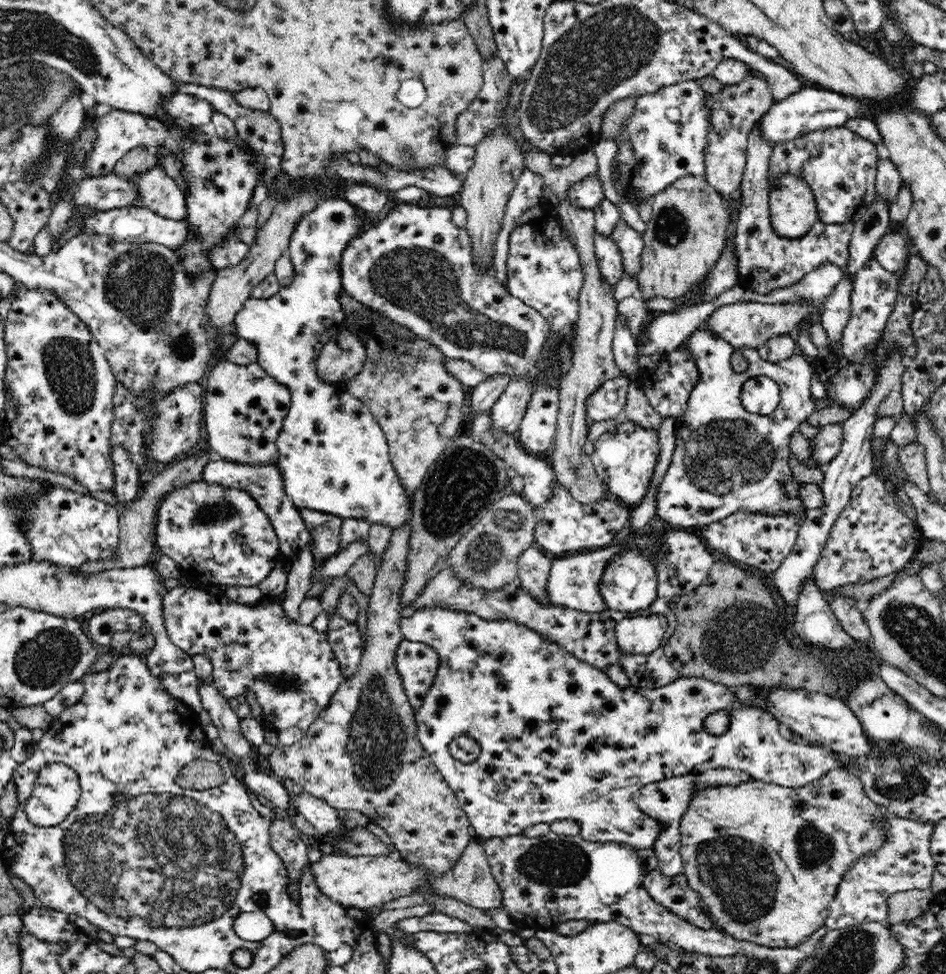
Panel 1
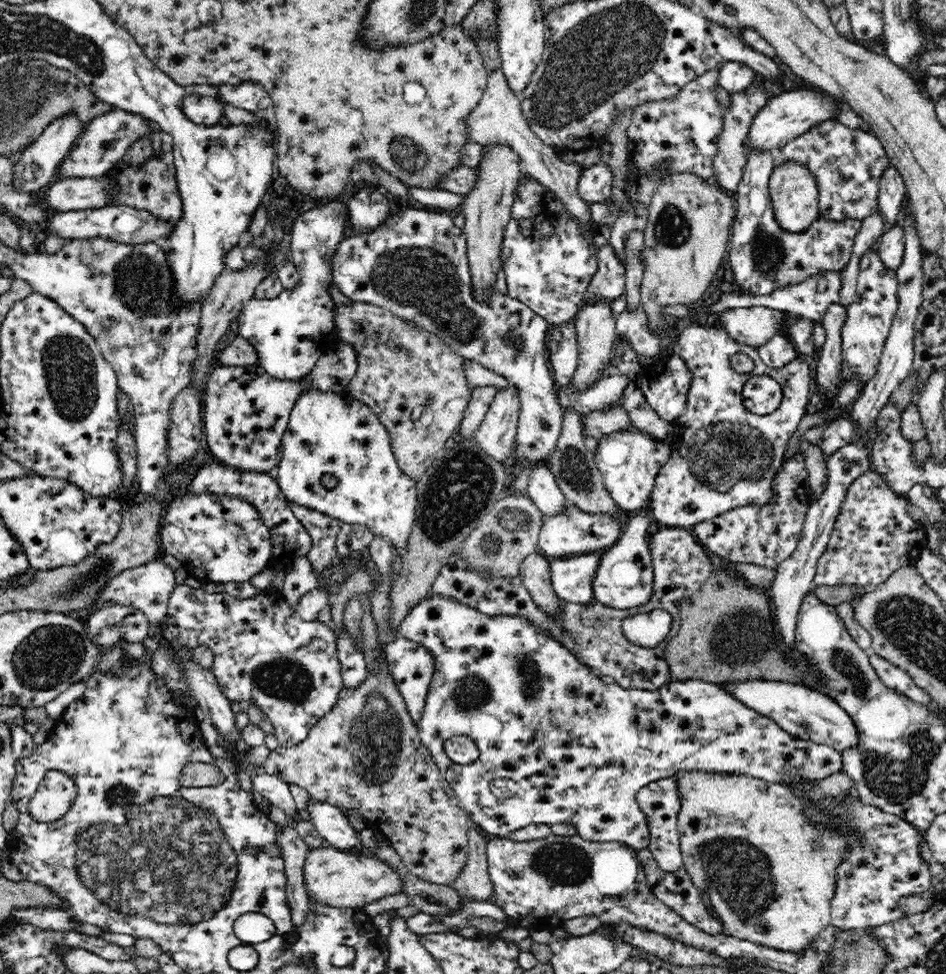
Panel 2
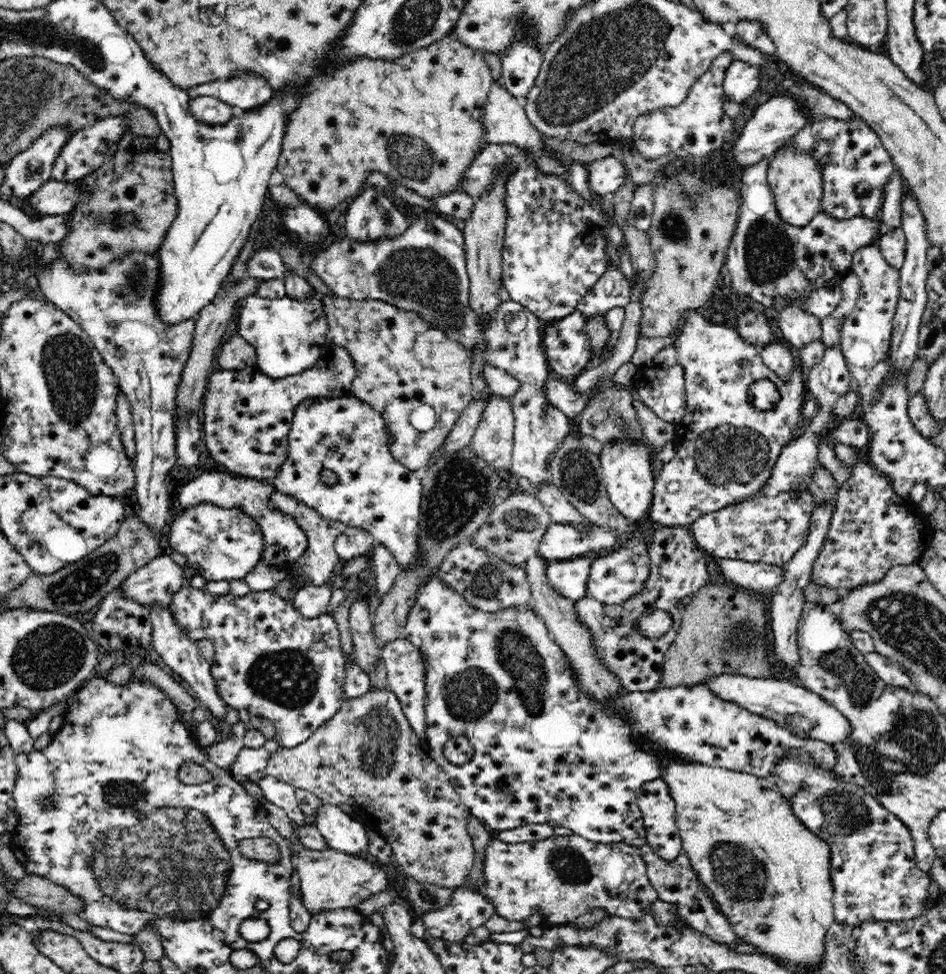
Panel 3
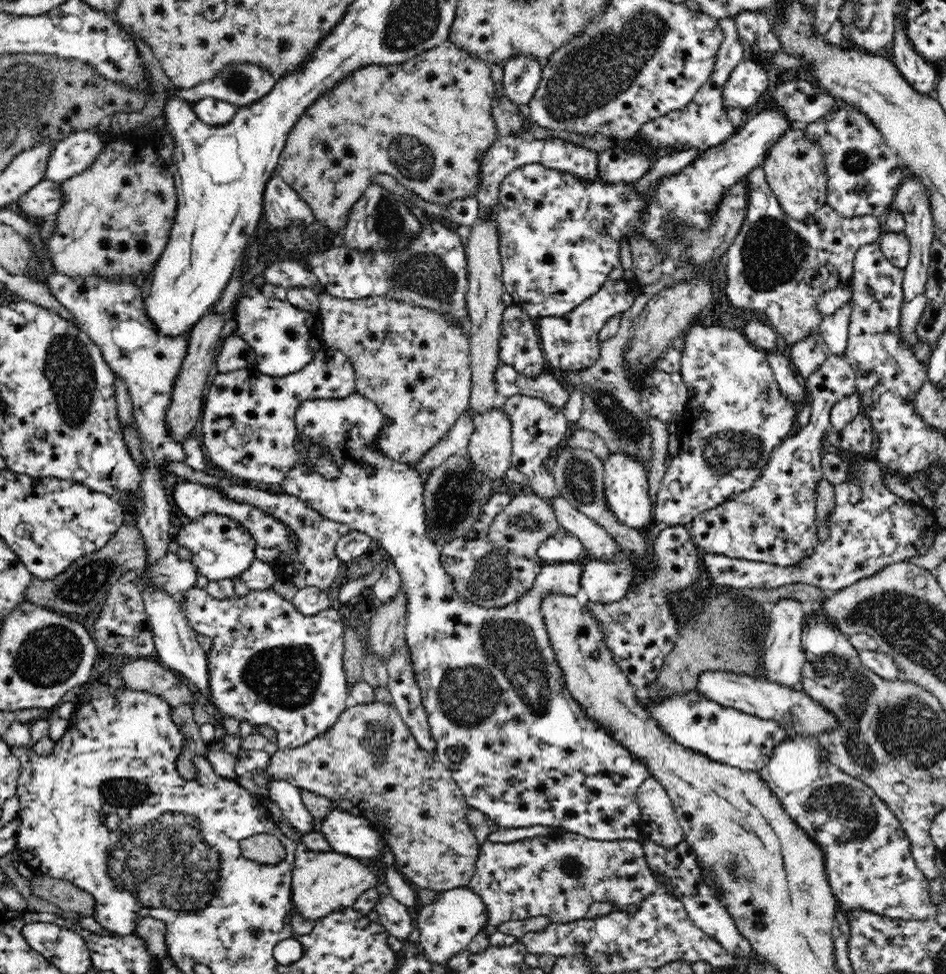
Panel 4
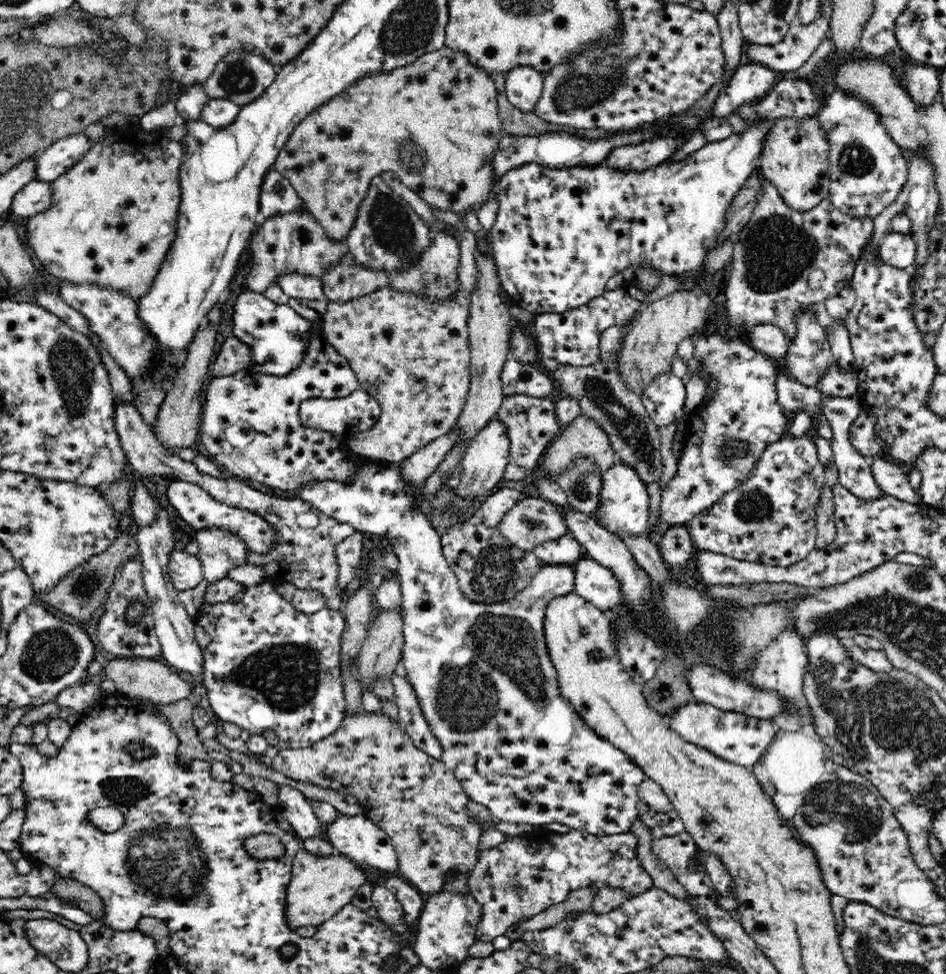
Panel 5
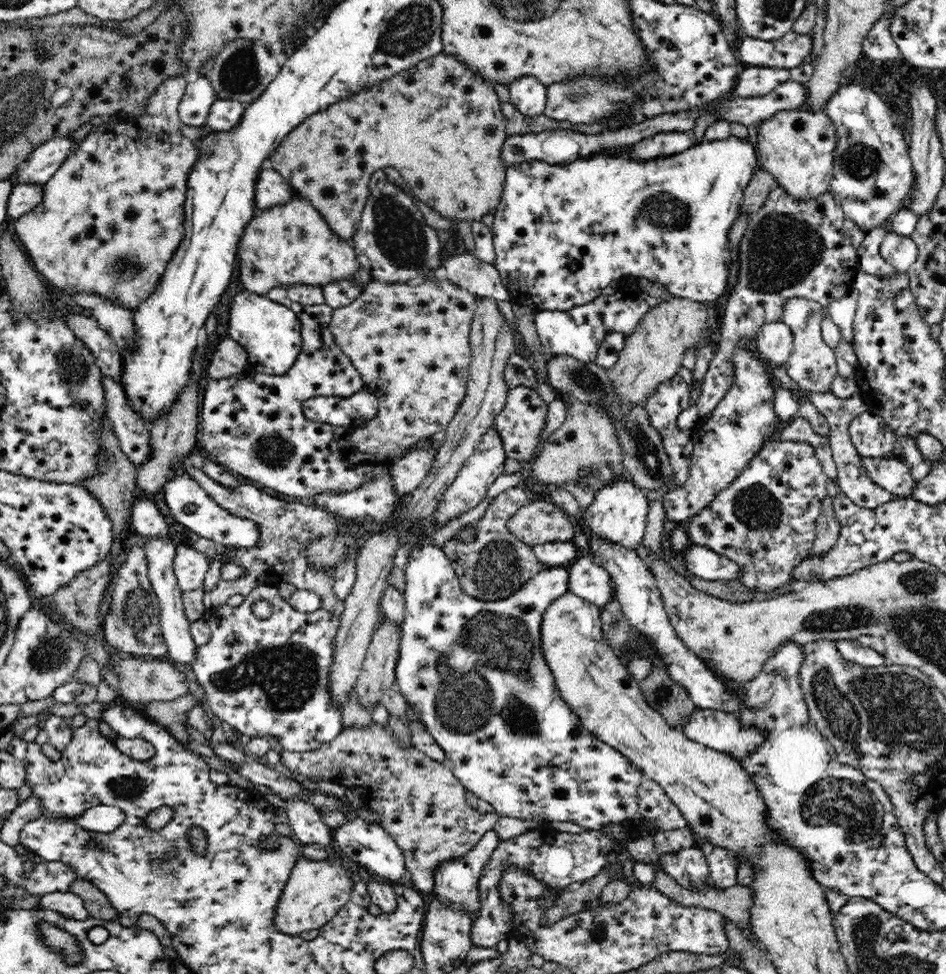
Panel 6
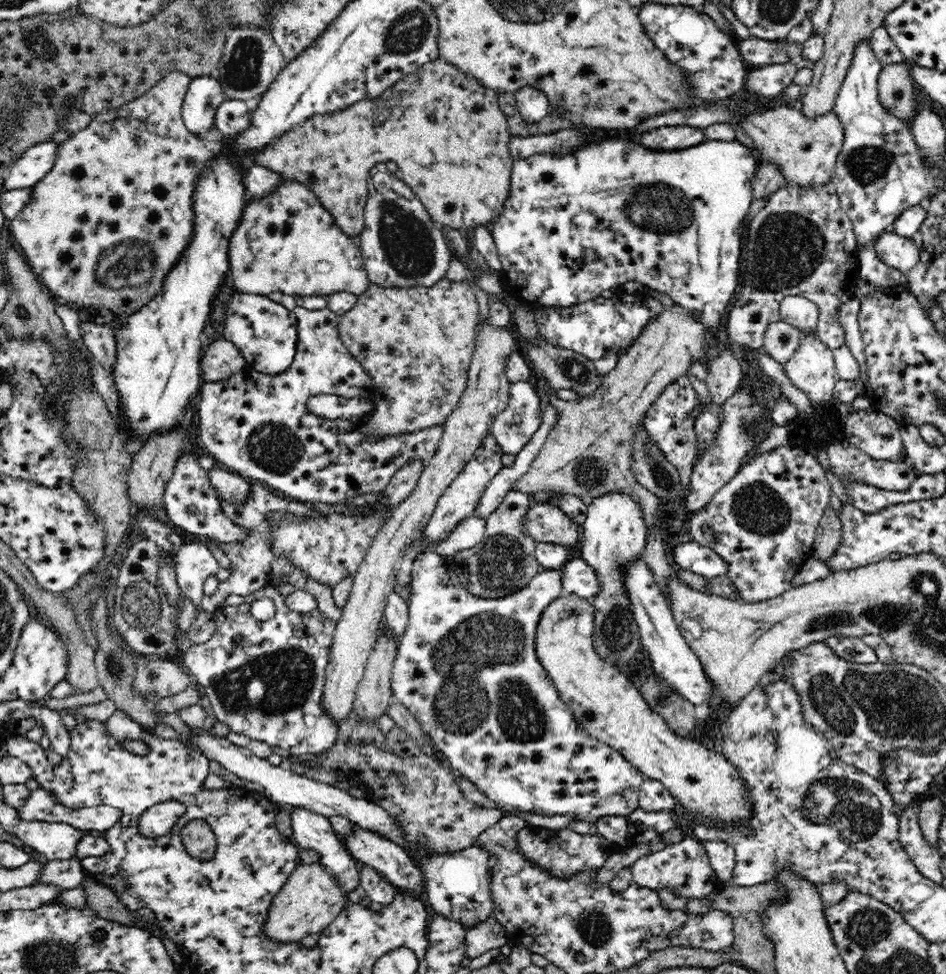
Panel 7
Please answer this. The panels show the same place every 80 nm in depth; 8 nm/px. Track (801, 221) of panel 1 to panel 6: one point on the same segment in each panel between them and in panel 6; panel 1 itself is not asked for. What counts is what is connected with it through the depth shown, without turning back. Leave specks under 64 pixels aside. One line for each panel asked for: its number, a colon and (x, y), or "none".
2: (794, 193)
3: (795, 180)
4: (795, 169)
5: (794, 159)
6: (796, 148)

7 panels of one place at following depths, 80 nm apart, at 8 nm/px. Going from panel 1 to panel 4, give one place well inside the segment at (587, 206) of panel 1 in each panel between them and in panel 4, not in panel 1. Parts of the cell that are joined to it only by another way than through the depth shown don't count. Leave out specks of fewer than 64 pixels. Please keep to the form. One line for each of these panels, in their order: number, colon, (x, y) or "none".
2: (595, 185)
3: (606, 175)
4: (615, 167)

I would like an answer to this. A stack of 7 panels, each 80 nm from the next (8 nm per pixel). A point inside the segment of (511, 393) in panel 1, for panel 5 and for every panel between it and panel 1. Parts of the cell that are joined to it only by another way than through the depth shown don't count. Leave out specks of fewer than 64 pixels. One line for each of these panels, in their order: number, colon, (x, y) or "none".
2: (495, 436)
3: (493, 441)
4: (489, 449)
5: (482, 467)

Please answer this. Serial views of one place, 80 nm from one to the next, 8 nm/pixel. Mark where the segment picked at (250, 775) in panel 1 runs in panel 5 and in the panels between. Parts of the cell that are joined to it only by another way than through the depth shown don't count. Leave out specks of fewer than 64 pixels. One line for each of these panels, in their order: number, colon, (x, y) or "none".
2: (278, 793)
3: (281, 794)
4: (287, 797)
5: (293, 805)

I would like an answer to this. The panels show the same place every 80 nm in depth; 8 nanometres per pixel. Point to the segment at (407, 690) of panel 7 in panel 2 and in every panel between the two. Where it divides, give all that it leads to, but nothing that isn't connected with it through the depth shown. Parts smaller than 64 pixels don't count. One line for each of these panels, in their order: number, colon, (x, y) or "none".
2: (578, 749)
3: (557, 757)
4: (551, 765)
5: (486, 686)
6: (473, 671)

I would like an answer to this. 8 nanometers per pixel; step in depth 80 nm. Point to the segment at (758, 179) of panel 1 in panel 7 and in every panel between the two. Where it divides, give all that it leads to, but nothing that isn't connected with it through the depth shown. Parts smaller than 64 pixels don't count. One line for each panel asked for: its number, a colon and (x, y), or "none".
2: (763, 257)
3: (767, 259)
4: (777, 266)
5: (785, 263)
6: (809, 250)
7: (801, 244)

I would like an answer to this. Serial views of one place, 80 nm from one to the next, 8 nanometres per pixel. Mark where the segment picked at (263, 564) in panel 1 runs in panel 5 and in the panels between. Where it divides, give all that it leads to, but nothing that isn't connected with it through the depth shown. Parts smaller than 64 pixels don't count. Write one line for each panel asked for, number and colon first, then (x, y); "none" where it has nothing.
2: (218, 538)
3: (220, 543)
4: (223, 548)
5: (221, 549)

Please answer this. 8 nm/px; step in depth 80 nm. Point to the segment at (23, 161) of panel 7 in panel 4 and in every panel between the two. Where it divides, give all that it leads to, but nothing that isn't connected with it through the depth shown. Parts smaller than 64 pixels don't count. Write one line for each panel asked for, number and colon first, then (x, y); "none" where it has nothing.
4: (72, 155)
5: (54, 162)
6: (45, 160)

